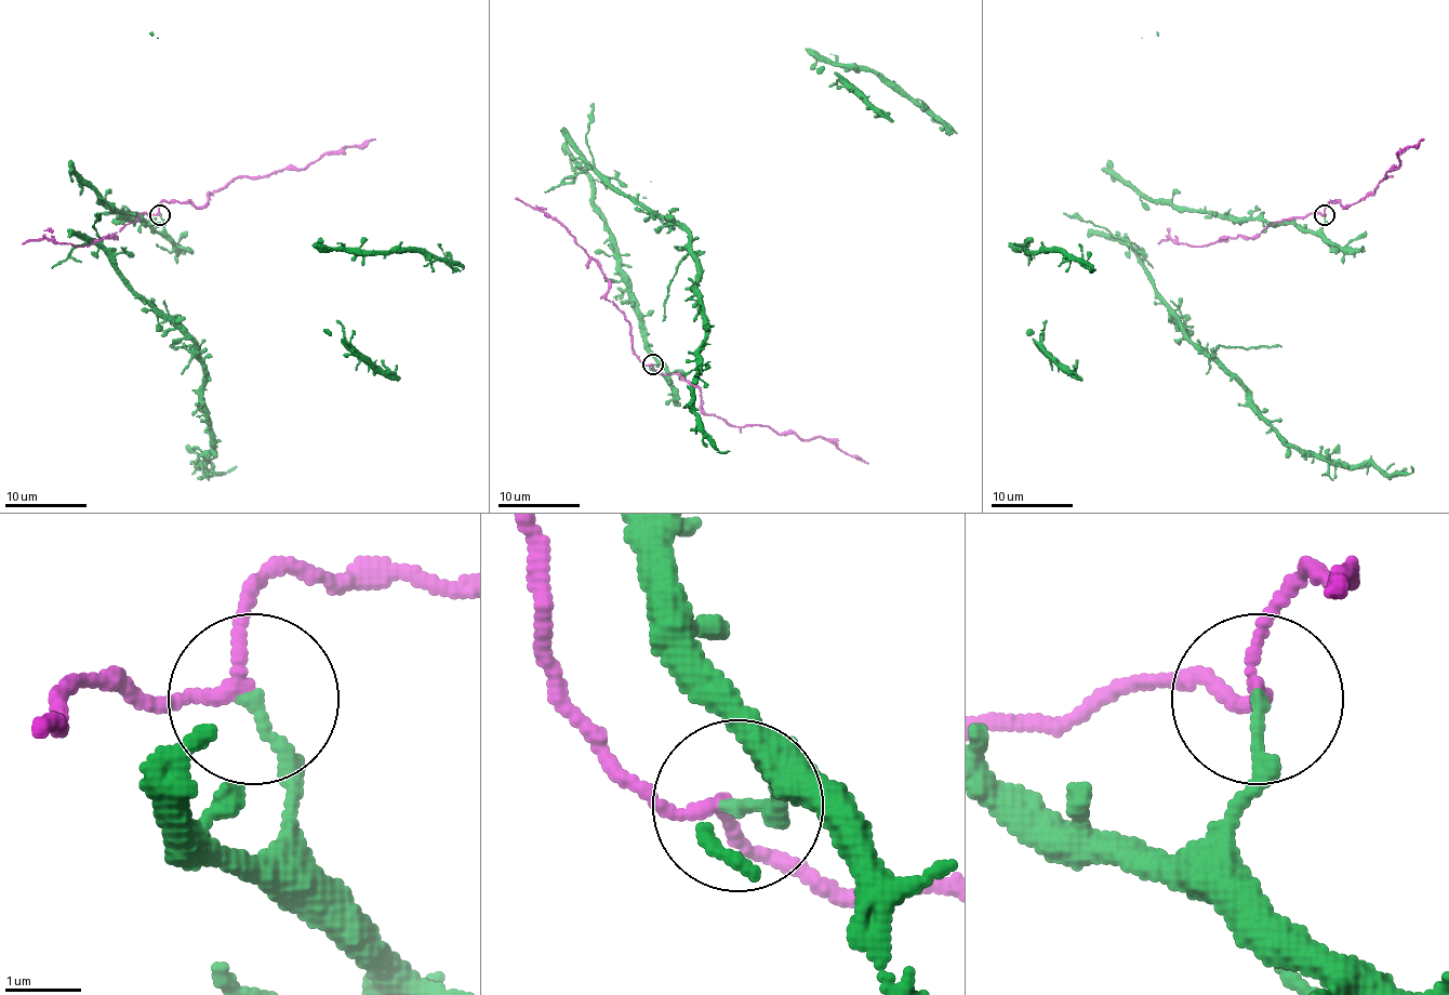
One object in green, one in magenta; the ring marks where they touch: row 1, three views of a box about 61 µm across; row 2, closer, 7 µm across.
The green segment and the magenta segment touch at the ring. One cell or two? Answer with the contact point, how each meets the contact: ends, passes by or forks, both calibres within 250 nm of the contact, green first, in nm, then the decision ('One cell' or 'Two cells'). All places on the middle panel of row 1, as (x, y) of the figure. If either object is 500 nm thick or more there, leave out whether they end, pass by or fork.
Place: (653, 365). At the ring green ends. At the ring magenta passes by. Thickness 180 nm (green) against 150 nm. Two cells

